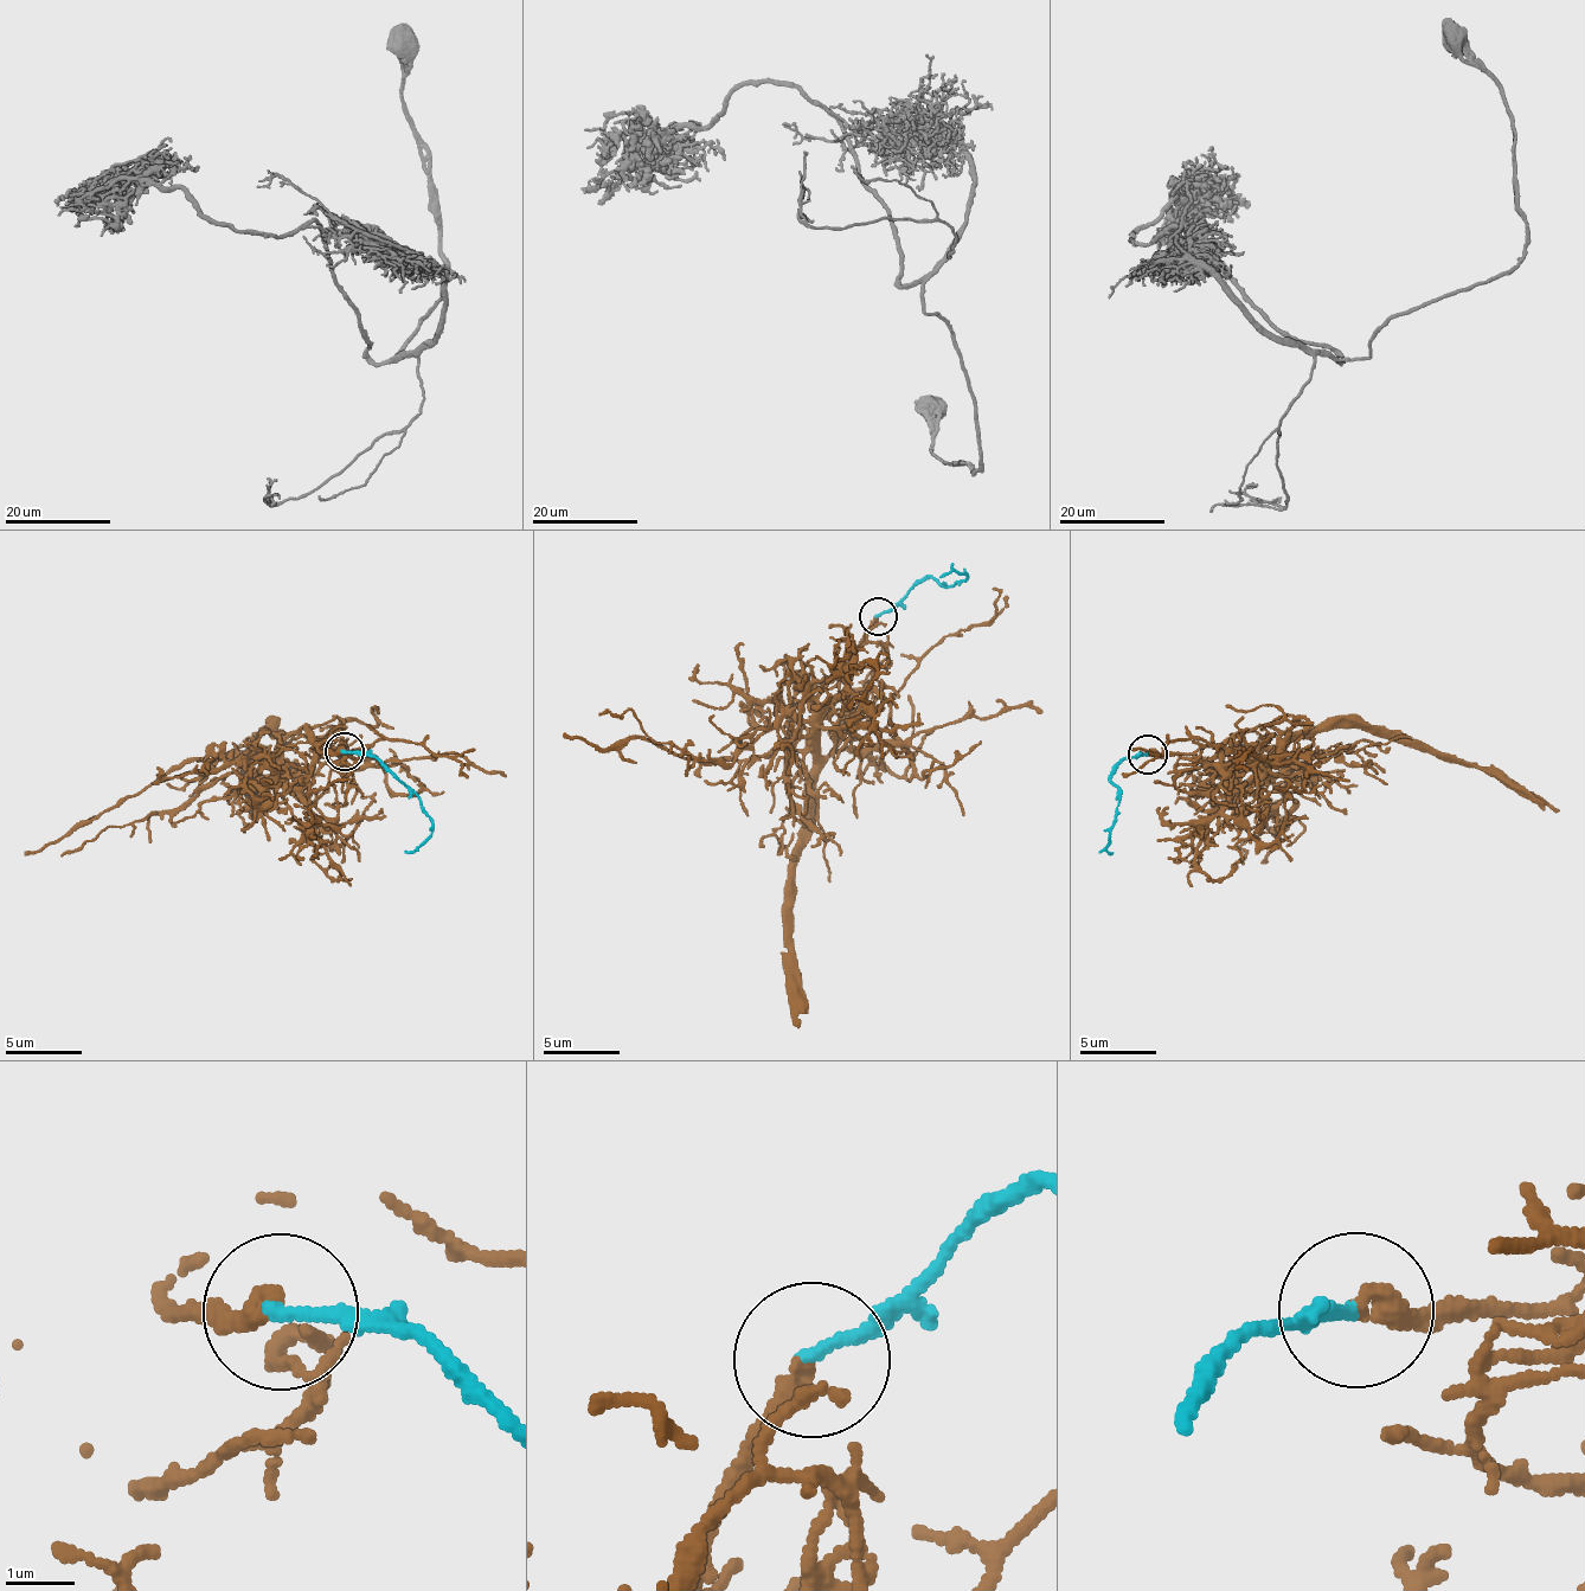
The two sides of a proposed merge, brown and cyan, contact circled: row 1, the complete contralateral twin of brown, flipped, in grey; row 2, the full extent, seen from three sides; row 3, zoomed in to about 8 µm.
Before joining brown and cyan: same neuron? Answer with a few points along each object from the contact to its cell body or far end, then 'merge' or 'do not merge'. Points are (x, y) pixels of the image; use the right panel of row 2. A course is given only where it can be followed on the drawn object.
brown runs (1147, 752), (1269, 742), (1307, 727), (1375, 729), (1399, 741), (1422, 741), (1468, 763), (1499, 768), (1560, 809); cyan runs (1147, 752), (1135, 752), (1116, 767), (1114, 820), (1105, 847), (1114, 855); merge

